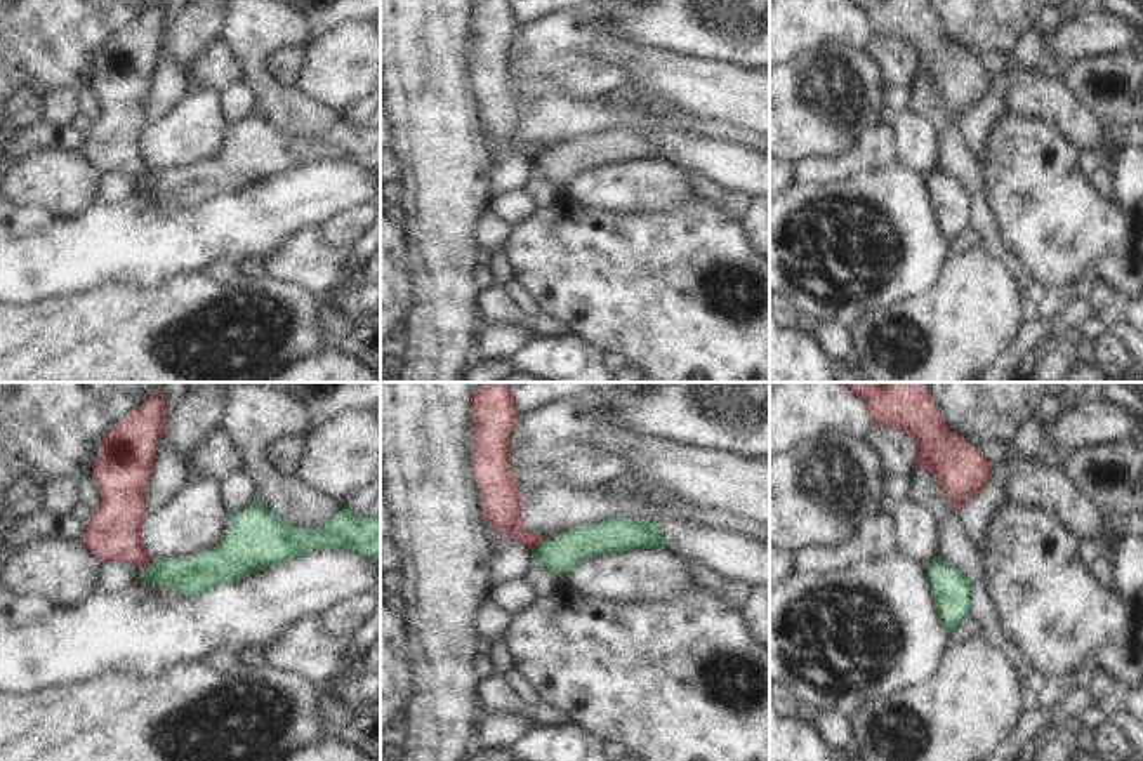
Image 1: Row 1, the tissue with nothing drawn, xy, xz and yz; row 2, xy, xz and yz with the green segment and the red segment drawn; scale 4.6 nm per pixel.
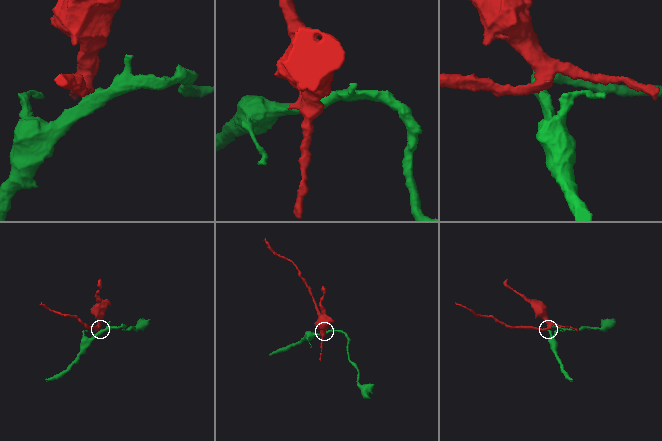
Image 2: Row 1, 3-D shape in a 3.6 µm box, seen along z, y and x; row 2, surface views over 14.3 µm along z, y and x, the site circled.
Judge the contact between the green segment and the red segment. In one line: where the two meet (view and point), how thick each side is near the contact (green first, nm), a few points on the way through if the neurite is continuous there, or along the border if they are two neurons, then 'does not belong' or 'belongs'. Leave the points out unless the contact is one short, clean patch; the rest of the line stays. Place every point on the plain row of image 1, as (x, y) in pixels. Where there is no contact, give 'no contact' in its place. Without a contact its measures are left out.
contact xy (146, 178); calibres 190 and 260 nm; border xy (151, 172), (139, 183); does not belong

